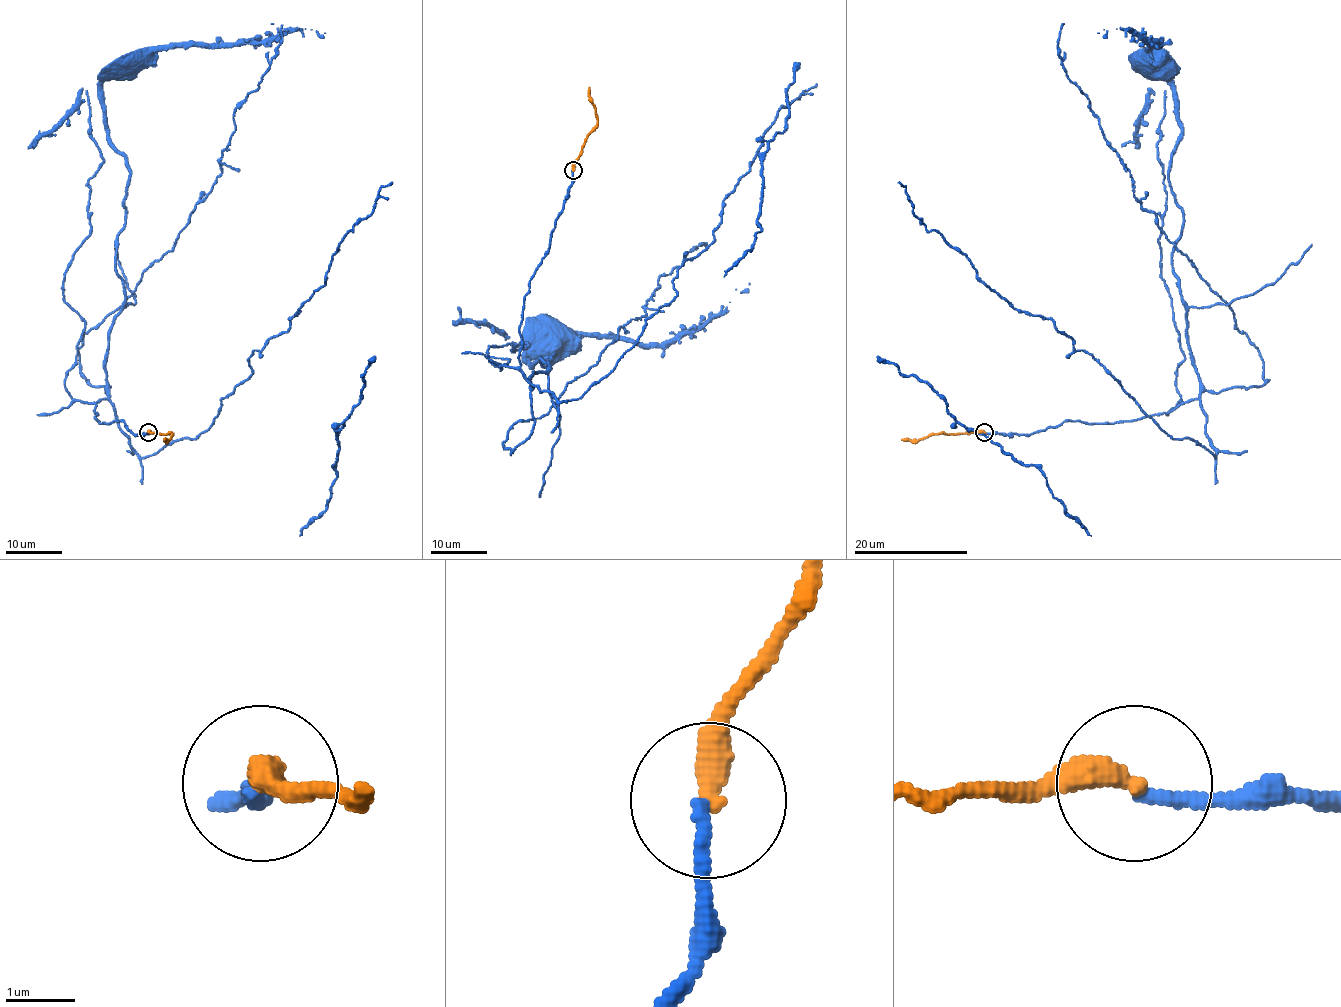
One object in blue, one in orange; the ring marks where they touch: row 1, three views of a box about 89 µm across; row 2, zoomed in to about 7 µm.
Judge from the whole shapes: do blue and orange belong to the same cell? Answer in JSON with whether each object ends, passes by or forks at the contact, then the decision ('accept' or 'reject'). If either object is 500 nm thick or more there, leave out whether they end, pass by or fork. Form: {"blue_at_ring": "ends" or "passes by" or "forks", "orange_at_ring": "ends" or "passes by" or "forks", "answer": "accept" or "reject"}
{"blue_at_ring": "ends", "orange_at_ring": "ends", "answer": "accept"}

